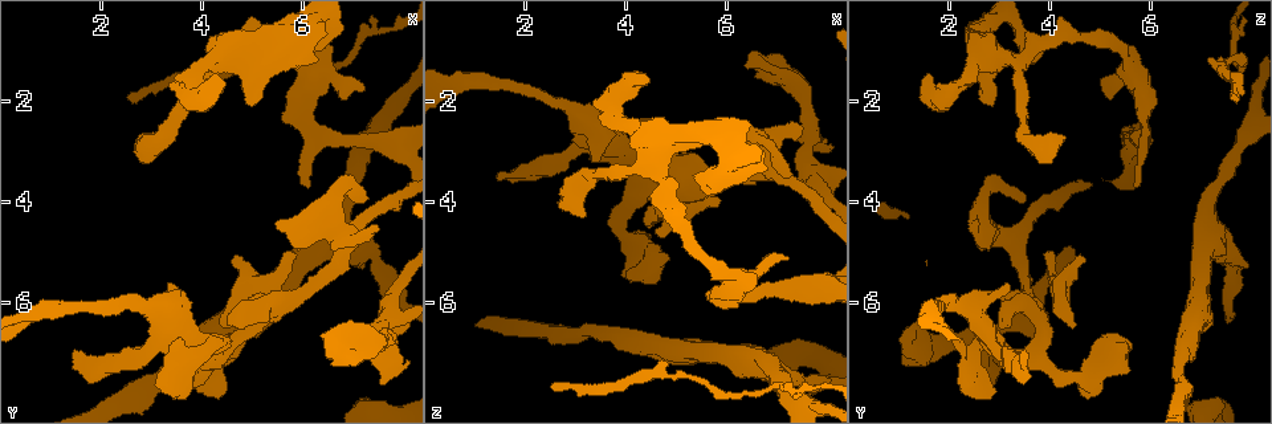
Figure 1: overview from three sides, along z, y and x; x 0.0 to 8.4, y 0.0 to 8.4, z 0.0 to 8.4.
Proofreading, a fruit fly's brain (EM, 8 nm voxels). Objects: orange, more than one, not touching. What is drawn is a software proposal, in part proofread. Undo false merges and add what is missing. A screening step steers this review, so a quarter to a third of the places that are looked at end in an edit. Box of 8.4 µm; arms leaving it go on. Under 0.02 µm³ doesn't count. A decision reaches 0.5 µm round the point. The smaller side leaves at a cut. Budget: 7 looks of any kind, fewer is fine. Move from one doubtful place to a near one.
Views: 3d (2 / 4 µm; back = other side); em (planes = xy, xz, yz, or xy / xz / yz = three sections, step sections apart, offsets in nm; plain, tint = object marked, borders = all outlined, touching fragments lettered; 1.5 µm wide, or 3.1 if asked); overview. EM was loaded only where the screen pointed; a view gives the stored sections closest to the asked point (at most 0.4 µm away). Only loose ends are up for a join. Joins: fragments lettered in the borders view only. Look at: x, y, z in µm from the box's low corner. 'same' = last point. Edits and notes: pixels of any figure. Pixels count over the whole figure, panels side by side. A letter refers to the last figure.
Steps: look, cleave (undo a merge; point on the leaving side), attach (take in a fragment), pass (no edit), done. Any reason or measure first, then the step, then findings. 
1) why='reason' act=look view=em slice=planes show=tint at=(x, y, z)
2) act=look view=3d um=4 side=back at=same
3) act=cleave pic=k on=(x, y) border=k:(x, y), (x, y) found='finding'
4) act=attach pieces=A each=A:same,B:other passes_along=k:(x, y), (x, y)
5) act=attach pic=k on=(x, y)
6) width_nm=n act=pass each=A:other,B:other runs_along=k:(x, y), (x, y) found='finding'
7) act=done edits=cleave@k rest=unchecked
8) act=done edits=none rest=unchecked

why='an open end' act=look view=em slice=planes show=borders at=(2.55, 1.80, 7.70)

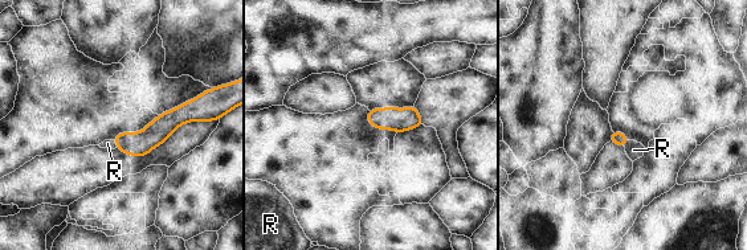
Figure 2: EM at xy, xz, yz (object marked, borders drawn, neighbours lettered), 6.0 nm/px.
longest_contact=R:60nm act=attach pieces=R each=R:same found='it goes on there'

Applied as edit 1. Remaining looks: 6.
why='an open end' act=look view=em slice=xz step=8 show=tint at=(5.85, 4.95, 3.90)

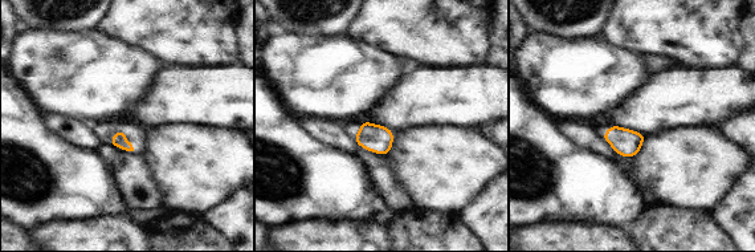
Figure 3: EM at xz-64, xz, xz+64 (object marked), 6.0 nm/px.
why='cut it another way' act=look view=em slice=planes show=borders at=same

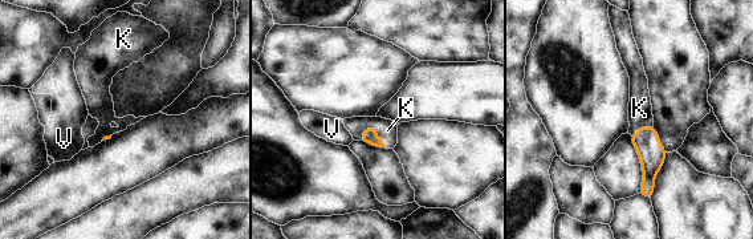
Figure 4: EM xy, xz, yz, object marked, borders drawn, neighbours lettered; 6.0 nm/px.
longest_contact=K:180nm act=attach pieces=K each=K:same,V:other found='it goes on there'

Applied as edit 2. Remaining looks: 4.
why='see it whole again' act=look view=overview

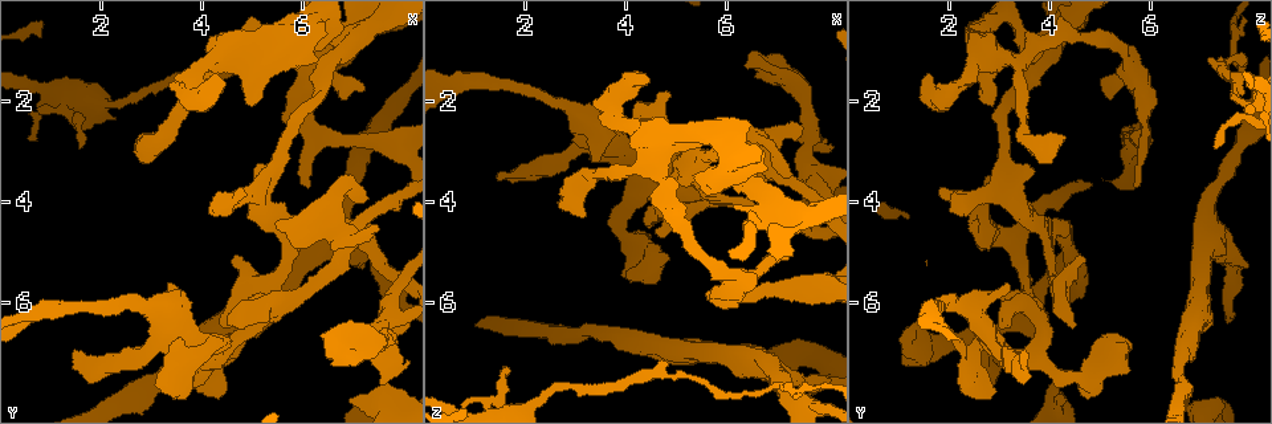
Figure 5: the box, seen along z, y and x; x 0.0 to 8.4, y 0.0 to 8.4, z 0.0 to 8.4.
why='branch stops here' act=look view=em slice=yz step=8 show=tint at=(4.15, 4.15, 2.35)

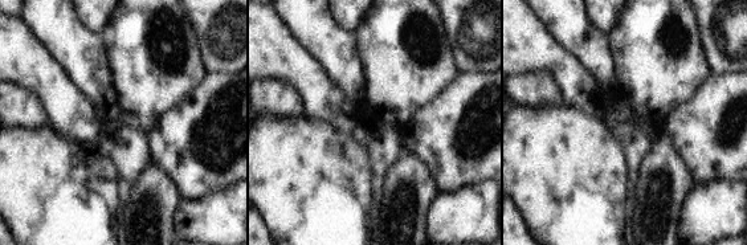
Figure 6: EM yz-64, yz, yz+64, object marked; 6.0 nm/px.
act=look view=em slice=planes show=borders at=same

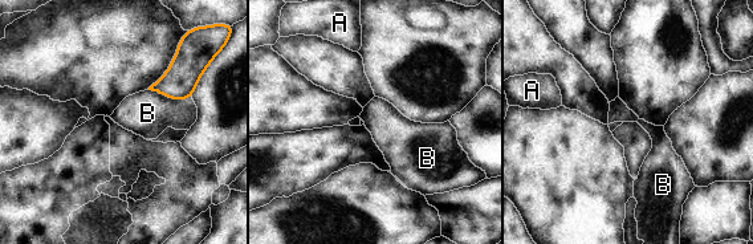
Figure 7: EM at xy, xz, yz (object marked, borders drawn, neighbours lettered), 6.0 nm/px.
act=pass each=A:other,B:other border=7:(149, 89), (174, 100), (191, 98) found='no lettered fragment goes on from it'

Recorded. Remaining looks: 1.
act=done edits=attach@2,attach@4 rest=unchecked

